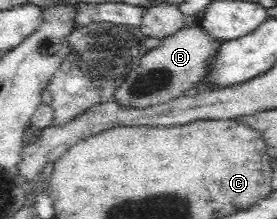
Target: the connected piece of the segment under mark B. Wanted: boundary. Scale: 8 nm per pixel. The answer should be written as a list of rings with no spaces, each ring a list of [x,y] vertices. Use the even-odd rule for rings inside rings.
[[[198,26],[184,28],[169,35],[160,46],[149,50],[140,60],[140,65],[113,91],[112,98],[124,109],[139,109],[156,106],[184,95],[190,87],[196,86],[204,76],[205,63],[209,55],[221,46],[213,41]]]

